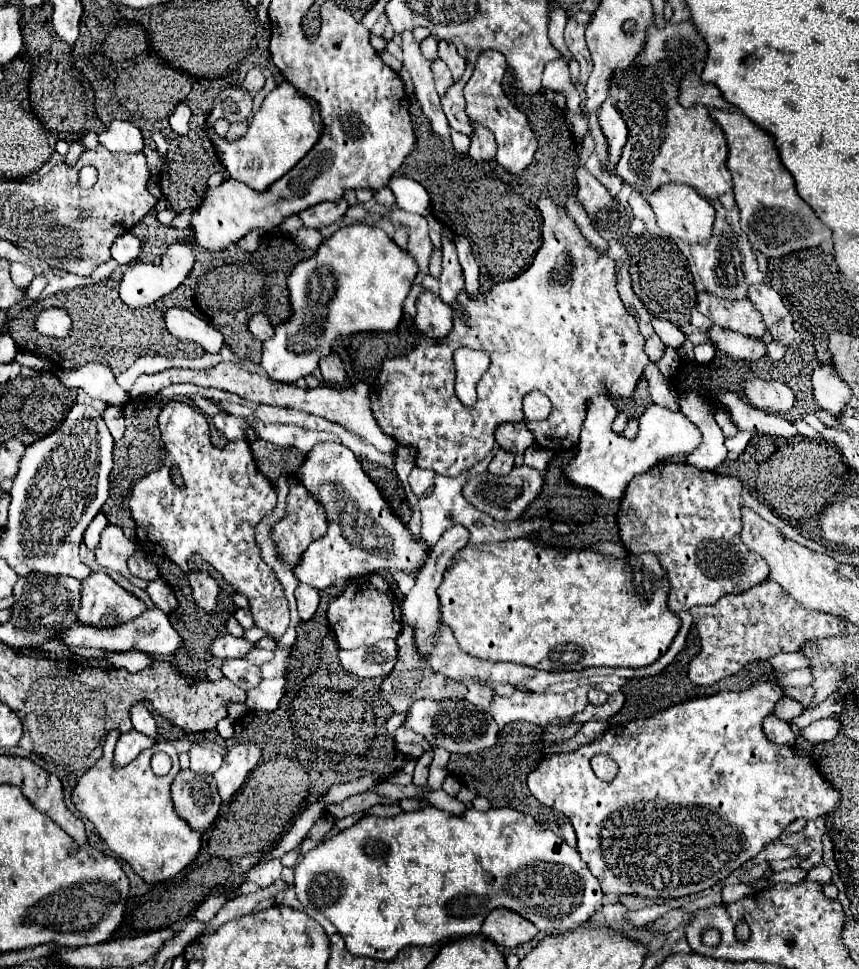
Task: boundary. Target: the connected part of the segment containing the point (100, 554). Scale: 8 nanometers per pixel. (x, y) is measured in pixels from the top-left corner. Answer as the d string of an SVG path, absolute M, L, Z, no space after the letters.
M109 524L103 534L101 534L101 544L99 548L95 550L95 560L103 566L103 568L109 568L123 574L131 584L139 586L139 588L145 588L149 583L141 578L135 578L131 576L129 568L127 568L127 560L135 552L135 540L129 540L125 538L123 530L119 526L113 526Z

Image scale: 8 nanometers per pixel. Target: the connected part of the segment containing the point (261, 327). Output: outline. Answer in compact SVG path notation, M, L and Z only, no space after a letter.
M261 312L251 316L251 320L249 320L249 330L251 330L251 334L253 334L257 340L261 340L261 342L263 342L263 340L269 340L269 336L273 336L273 332L275 332L269 316L267 316L267 314L261 314Z

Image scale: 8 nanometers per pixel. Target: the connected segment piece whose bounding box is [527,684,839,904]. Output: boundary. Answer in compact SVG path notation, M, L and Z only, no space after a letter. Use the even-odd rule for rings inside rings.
M759 684L753 686L751 690L744 691L723 691L713 696L703 696L703 698L693 698L687 702L681 702L677 706L671 706L667 710L661 710L657 714L653 714L651 718L641 718L641 720L633 720L627 722L625 726L619 728L609 728L603 732L601 738L595 738L591 744L585 744L573 752L567 754L545 754L539 762L539 766L527 776L527 784L531 794L541 802L541 804L551 804L555 810L563 812L573 828L575 834L579 838L579 854L581 860L587 864L587 868L591 870L591 874L599 880L605 896L609 898L609 902L617 902L621 896L647 896L647 898L681 898L681 896L689 896L689 894L697 894L701 890L707 890L711 886L715 886L717 882L721 882L723 878L727 878L733 870L737 870L743 862L751 860L753 856L757 856L763 846L767 846L769 842L773 842L775 838L781 836L783 828L797 820L797 818L807 818L813 820L817 816L823 816L827 812L831 812L837 802L839 802L839 792L835 788L831 788L829 782L825 782L825 778L821 776L819 768L809 760L803 758L799 754L795 754L793 746L777 746L773 742L769 742L763 734L763 720L765 716L769 716L775 708L775 704L783 698L783 692L775 686L767 686L767 684ZM595 754L607 754L611 756L617 766L619 766L619 774L615 776L615 780L611 782L603 782L599 780L591 766L589 760Z

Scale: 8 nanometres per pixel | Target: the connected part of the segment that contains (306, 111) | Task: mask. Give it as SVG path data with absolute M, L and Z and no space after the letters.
M289 82L275 88L265 100L259 112L249 122L245 136L237 142L227 142L215 130L209 134L221 164L227 168L229 176L237 182L247 184L257 192L265 192L273 182L287 174L319 140L319 130L313 124L313 106L309 98L297 92Z

